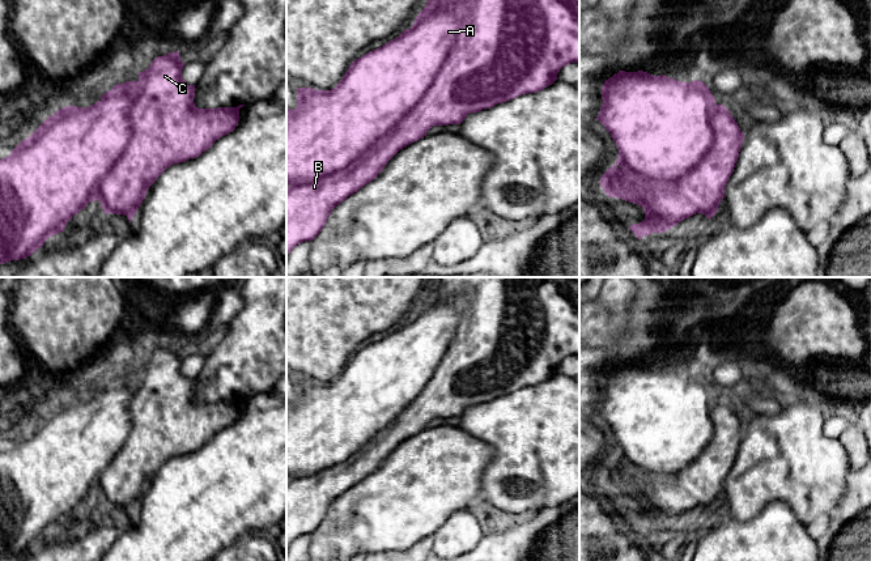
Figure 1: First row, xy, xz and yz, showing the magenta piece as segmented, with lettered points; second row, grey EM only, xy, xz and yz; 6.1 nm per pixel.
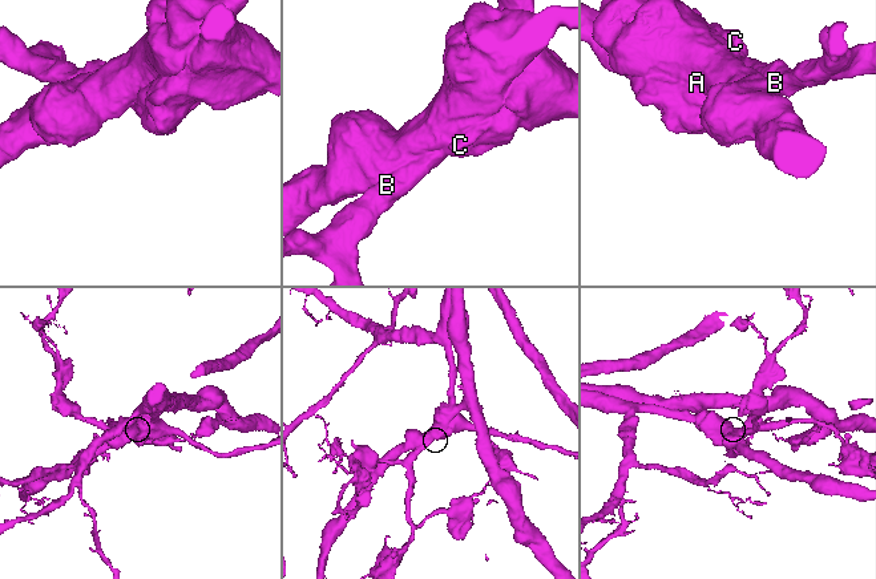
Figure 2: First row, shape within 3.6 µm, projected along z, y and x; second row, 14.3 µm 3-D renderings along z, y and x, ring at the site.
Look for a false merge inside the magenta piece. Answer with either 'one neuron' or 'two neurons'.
two neurons

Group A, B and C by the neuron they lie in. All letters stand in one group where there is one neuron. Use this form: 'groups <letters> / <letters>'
groups A / B C

